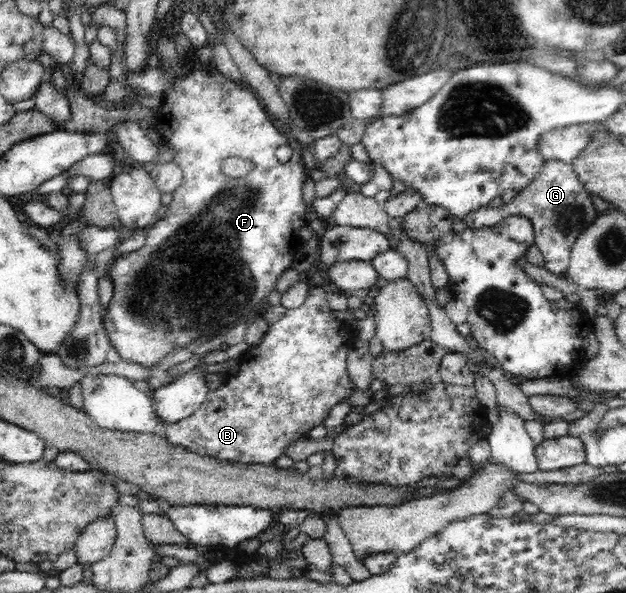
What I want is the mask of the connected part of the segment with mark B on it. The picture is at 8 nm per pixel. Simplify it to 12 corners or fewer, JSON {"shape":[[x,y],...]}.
{"shape":[[324,288],[168,442],[272,465],[356,390]]}

